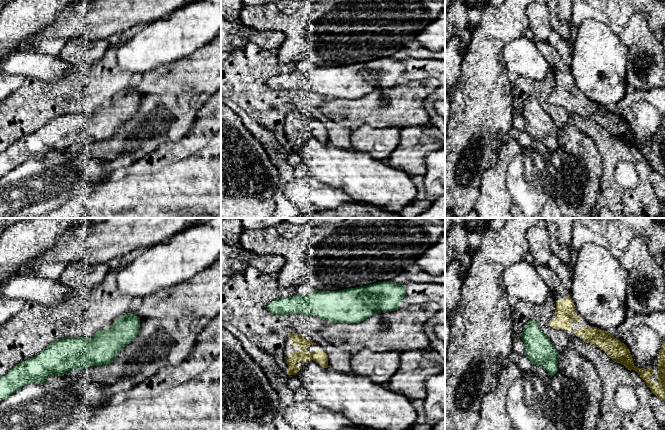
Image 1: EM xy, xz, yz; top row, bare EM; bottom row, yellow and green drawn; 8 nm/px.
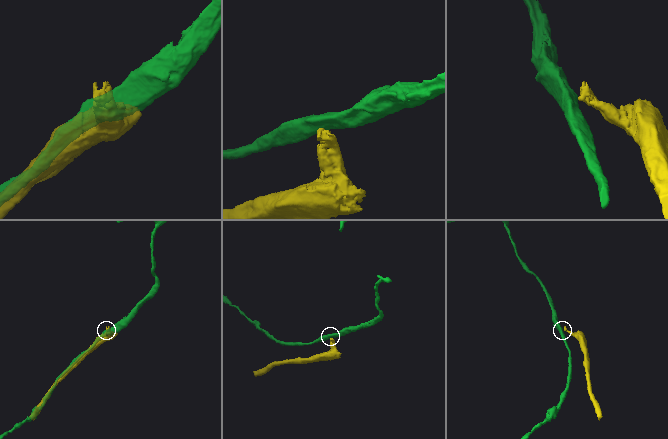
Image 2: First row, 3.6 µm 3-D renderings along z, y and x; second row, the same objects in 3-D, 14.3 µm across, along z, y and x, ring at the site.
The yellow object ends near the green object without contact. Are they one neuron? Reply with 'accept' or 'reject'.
reject

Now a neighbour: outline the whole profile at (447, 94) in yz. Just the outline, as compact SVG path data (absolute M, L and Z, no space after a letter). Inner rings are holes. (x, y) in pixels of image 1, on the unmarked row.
M445 88L445 137L446 137L446 126L450 118L450 108L451 108L450 92L448 92Z

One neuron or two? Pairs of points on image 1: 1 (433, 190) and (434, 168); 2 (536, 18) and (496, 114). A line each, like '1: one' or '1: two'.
1: one
2: two

